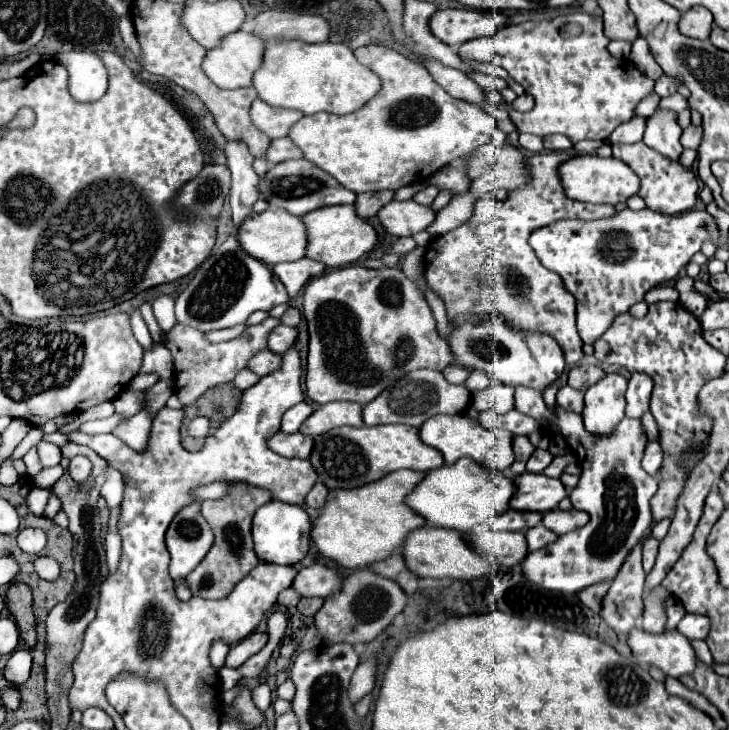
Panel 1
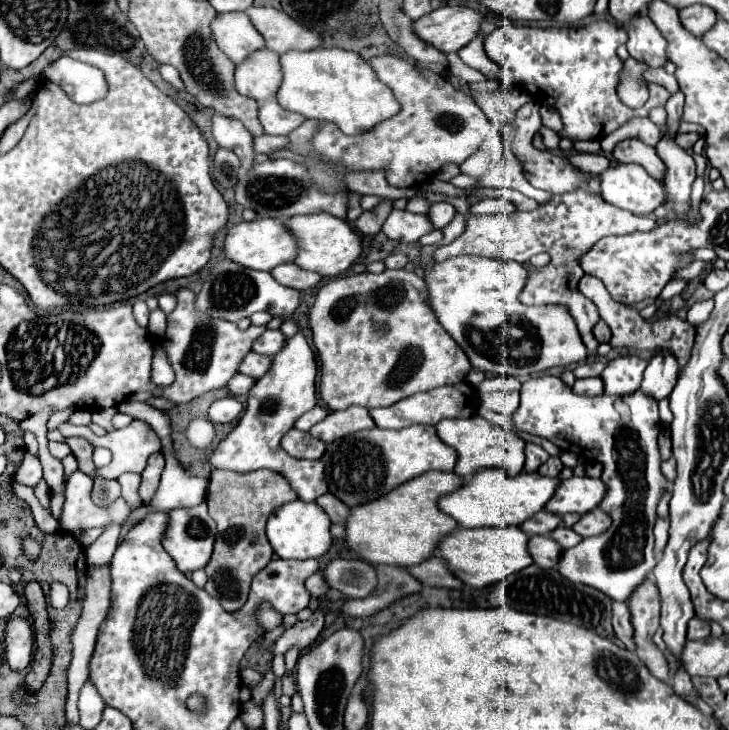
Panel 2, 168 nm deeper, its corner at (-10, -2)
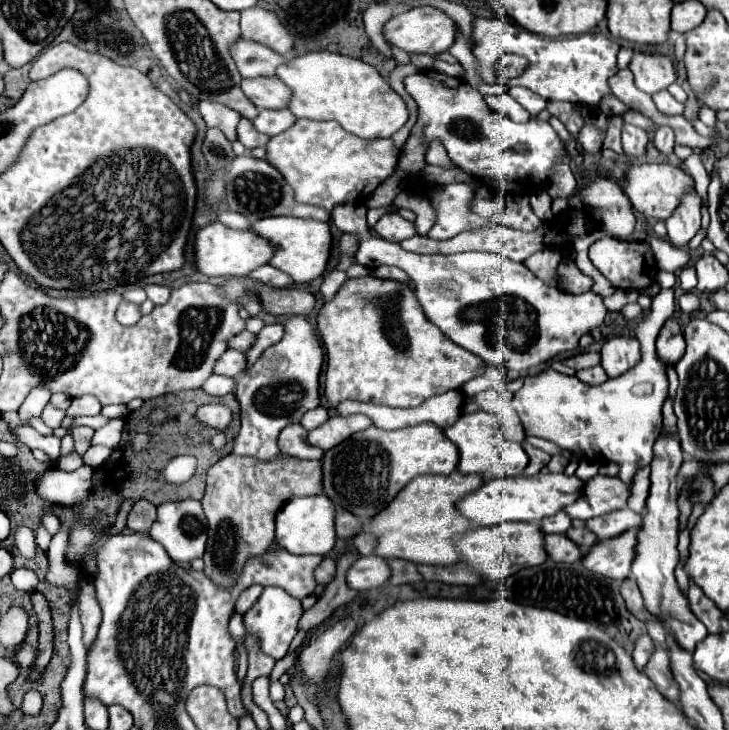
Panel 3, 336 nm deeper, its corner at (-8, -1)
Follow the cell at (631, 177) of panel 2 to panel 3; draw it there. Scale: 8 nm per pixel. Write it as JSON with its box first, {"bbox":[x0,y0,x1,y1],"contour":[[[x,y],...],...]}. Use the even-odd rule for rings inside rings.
{"bbox":[622,163,694,219],"contour":[[[636,163],[636,165],[630,165],[630,169],[626,171],[622,191],[632,203],[632,207],[642,215],[654,217],[654,219],[668,219],[676,209],[682,193],[686,193],[692,187],[692,183],[694,181],[690,175],[686,175],[682,169],[670,163]],[[676,177],[678,177],[678,193],[676,193]]]}

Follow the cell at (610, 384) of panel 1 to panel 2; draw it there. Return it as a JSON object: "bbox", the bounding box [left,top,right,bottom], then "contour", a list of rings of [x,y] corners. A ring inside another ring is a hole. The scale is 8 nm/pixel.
{"bbox":[602,356,646,396],"contour":[[[618,356],[606,364],[602,370],[604,394],[626,396],[640,388],[642,372],[646,368],[646,360],[640,356]]]}

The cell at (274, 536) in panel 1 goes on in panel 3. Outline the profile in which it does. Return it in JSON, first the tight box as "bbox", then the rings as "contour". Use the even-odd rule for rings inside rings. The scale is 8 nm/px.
{"bbox":[276,495,336,555],"contour":[[[326,495],[294,497],[276,517],[276,543],[294,555],[326,555],[336,543],[334,503]]]}

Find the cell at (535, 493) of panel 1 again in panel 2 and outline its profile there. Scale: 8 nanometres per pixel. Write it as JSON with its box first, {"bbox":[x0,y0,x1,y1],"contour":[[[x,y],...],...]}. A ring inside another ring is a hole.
{"bbox":[546,476,606,516],"contour":[[[572,476],[568,480],[562,480],[554,498],[546,504],[546,510],[558,516],[564,516],[568,512],[586,514],[600,506],[604,494],[606,494],[606,486],[600,478]]]}

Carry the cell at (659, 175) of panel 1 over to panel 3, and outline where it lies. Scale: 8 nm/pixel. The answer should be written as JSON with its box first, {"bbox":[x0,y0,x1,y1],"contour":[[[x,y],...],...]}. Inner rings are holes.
{"bbox":[622,125,648,157],"contour":[[[624,125],[622,129],[622,149],[630,157],[646,157],[648,135],[644,129],[634,125]]]}

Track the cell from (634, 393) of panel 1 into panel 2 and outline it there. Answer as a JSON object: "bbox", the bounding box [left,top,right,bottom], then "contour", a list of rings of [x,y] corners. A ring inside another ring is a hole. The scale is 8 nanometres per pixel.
{"bbox":[642,350,678,400],"contour":[[[658,350],[644,370],[642,390],[656,400],[670,396],[672,388],[676,386],[678,368],[678,360],[674,360],[674,354],[670,354],[670,350]]]}

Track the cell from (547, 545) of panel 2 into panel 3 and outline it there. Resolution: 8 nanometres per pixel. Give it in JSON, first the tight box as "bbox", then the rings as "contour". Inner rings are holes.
{"bbox":[544,535,582,563],"contour":[[[546,535],[544,549],[548,557],[556,563],[576,563],[582,557],[580,549],[572,541],[568,541],[568,537],[564,535]]]}

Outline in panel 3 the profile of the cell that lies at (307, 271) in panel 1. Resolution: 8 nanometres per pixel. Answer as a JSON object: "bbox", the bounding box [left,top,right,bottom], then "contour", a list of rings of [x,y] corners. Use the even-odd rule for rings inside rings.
{"bbox":[250,265,294,287],"contour":[[[262,265],[260,269],[256,269],[254,273],[250,273],[252,279],[258,279],[262,283],[268,283],[268,285],[274,285],[274,287],[290,287],[294,281],[288,273],[272,267],[272,265]]]}

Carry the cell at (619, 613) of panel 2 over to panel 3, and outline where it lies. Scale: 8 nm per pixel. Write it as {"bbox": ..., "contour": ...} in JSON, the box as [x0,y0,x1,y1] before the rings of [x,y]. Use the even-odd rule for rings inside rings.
{"bbox":[632,635,654,669],"contour":[[[640,635],[634,643],[634,651],[632,651],[632,657],[634,657],[634,663],[636,667],[644,669],[650,653],[652,653],[652,647],[654,647],[654,641],[648,637],[648,635]]]}

